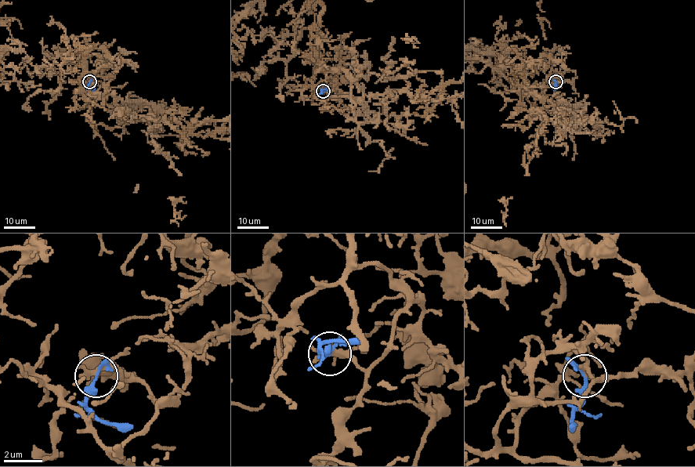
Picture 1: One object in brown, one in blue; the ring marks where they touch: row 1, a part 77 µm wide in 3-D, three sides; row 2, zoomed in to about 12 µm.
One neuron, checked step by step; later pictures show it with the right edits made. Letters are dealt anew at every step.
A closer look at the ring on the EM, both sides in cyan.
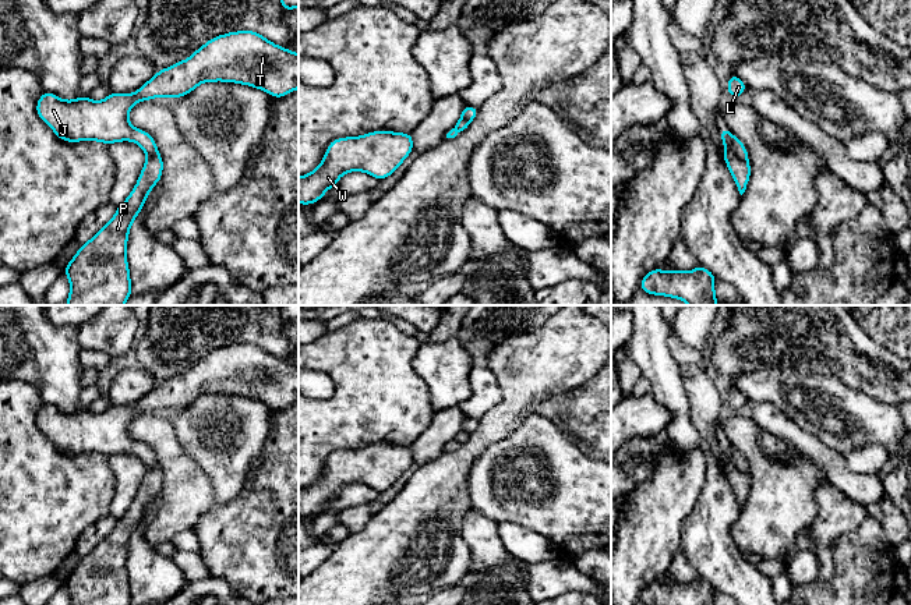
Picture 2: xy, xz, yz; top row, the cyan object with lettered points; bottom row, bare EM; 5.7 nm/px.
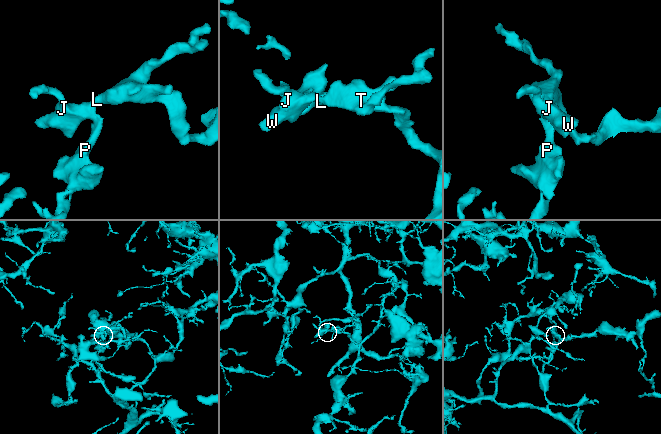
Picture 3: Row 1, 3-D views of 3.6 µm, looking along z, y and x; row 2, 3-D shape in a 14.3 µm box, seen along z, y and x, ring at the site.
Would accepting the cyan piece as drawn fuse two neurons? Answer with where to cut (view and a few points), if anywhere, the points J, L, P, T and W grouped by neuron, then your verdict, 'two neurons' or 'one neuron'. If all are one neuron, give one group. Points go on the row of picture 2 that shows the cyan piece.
yz (730, 135), (734, 152), (747, 161) | J L T W / P | two neurons

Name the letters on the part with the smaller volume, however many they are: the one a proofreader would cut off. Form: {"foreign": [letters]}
{"foreign": ["P"]}

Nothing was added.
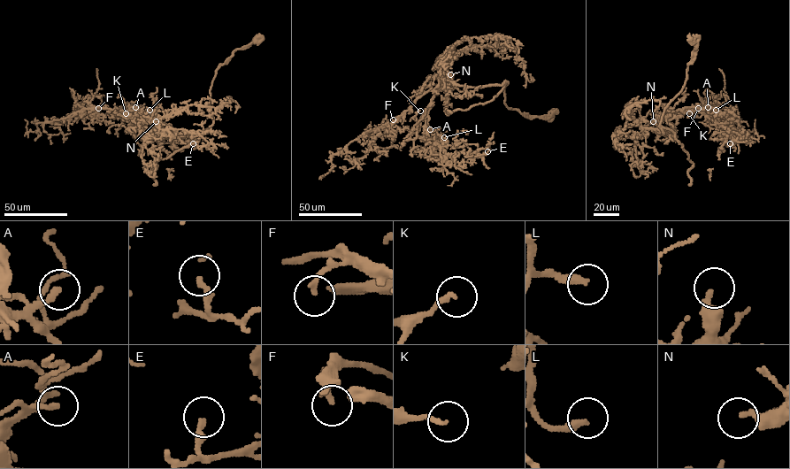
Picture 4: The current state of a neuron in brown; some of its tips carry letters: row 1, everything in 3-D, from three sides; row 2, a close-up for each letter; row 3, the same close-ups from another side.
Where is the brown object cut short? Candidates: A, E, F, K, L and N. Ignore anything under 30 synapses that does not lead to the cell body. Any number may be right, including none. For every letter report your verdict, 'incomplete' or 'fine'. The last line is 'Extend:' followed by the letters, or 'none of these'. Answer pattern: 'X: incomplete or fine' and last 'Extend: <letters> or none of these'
A: incomplete
E: fine
F: fine
K: incomplete
L: incomplete
N: fine
Extend: A, K, L

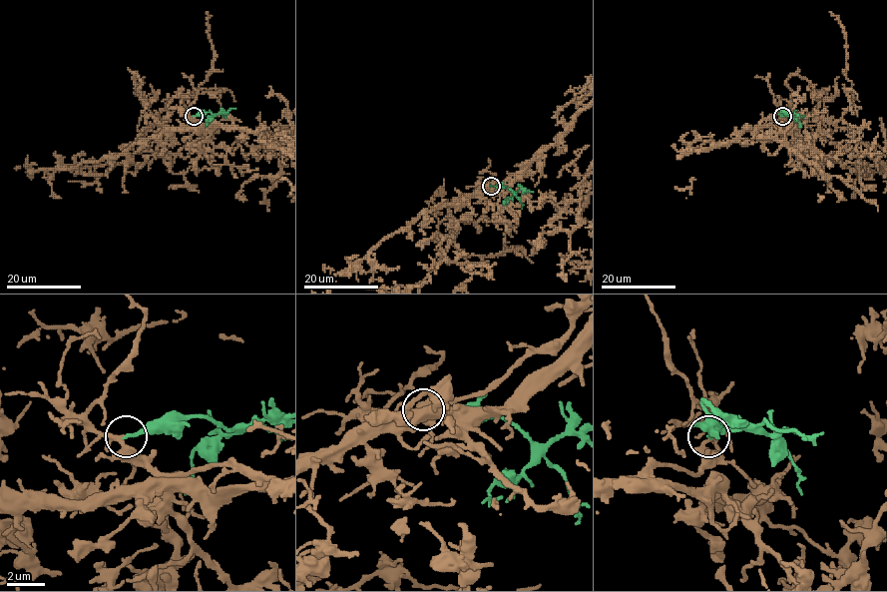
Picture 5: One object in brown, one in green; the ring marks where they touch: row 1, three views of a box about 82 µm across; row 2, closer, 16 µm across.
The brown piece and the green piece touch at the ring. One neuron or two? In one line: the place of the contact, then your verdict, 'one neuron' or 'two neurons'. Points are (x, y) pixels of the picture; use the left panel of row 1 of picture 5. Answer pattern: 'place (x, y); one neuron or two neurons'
place (194, 116); one neuron

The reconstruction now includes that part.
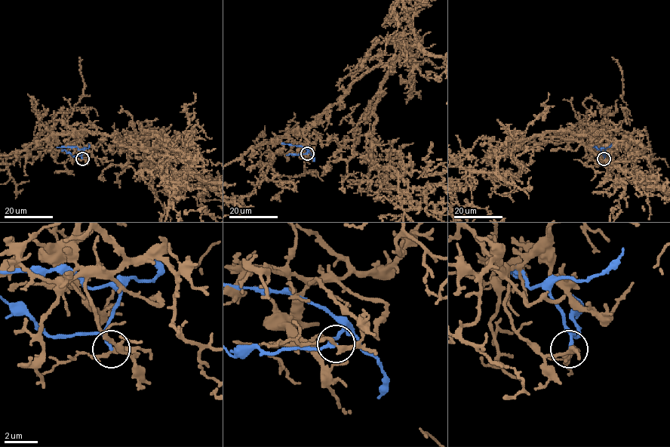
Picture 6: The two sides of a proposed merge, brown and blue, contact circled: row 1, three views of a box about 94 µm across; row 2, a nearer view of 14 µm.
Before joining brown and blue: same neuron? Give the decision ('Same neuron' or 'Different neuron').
Different neuron

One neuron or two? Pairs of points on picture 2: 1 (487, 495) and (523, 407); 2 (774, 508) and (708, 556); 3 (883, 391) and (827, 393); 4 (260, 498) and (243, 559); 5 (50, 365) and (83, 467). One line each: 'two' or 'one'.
1: two
2: two
3: two
4: one
5: two

